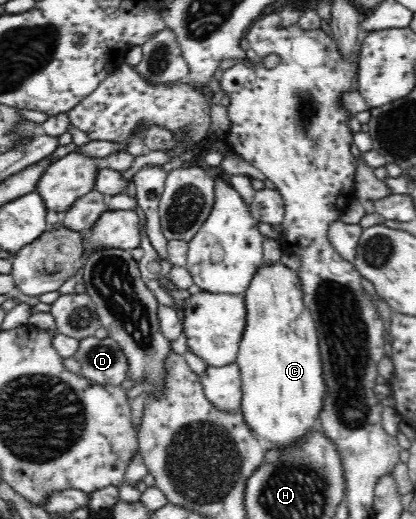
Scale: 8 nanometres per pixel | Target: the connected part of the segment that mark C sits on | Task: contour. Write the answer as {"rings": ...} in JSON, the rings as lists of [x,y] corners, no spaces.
{"rings":[[[281,259],[257,267],[255,275],[243,294],[246,325],[236,354],[236,365],[241,378],[241,411],[245,422],[251,424],[260,436],[269,438],[273,447],[287,446],[303,436],[319,412],[324,399],[322,360],[318,343],[318,332],[311,311],[305,306],[301,292],[301,277],[297,271],[281,262]]]}

